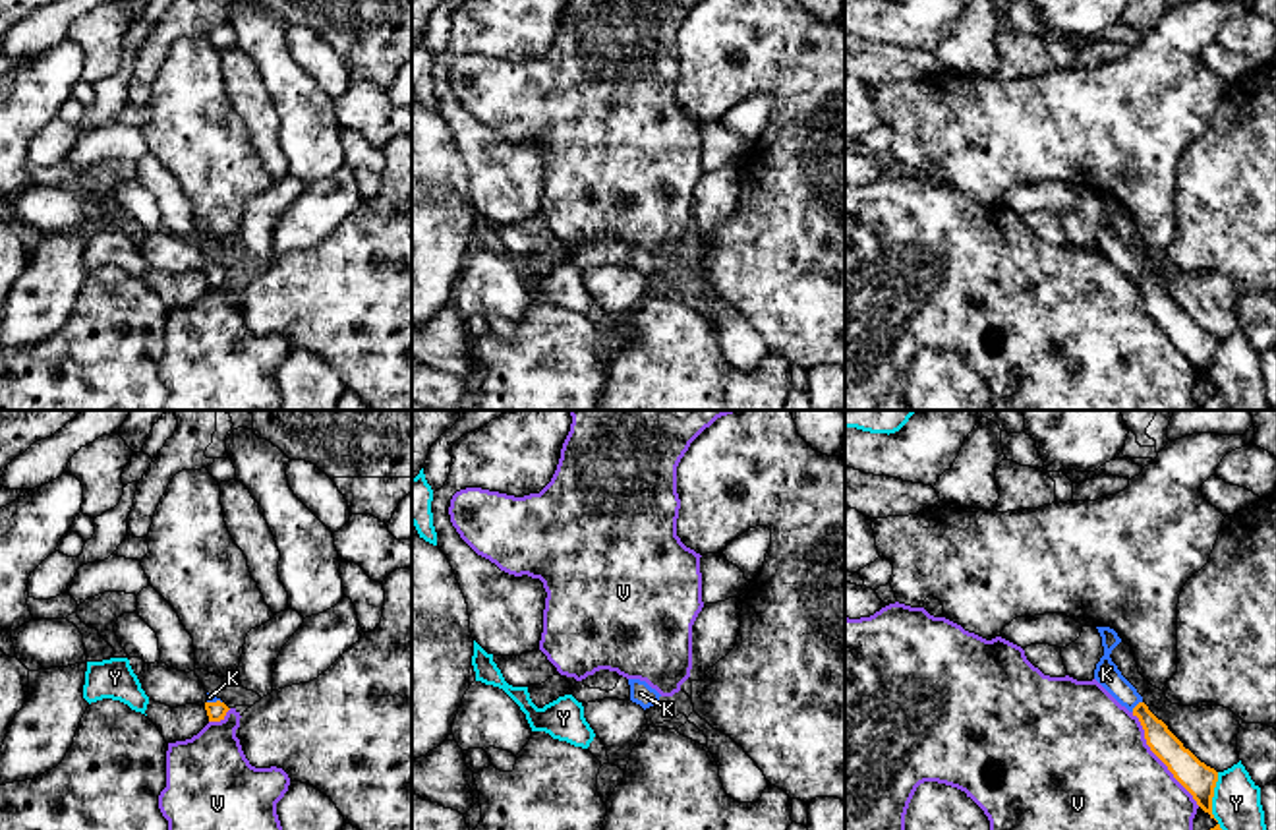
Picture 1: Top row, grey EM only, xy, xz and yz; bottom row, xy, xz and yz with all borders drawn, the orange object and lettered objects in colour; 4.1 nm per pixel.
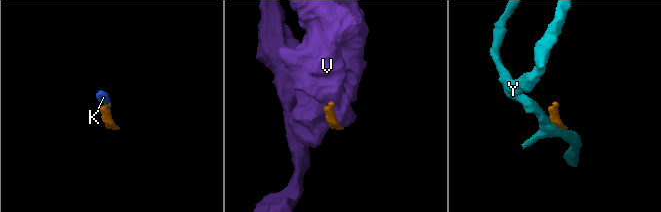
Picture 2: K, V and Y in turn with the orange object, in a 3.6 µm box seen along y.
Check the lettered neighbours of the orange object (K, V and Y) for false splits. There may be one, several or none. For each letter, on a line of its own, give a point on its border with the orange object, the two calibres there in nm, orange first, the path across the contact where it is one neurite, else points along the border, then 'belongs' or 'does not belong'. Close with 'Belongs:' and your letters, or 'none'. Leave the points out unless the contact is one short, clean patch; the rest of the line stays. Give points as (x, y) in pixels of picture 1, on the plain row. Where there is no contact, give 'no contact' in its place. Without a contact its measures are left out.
K: meets orange in yz at (1135, 273); 110 nm thick on the orange side, 100 nm on the other; runs through yz (1159, 304), (1135, 273), (1106, 240); belongs
V: meets orange in yz at (1159, 324); 140 nm thick on the orange side, 500 nm on the other; does not belong
Y: meets orange in yz at (1211, 374); 140 nm thick on the orange side, 200 nm on the other; does not belong
Belongs: K

